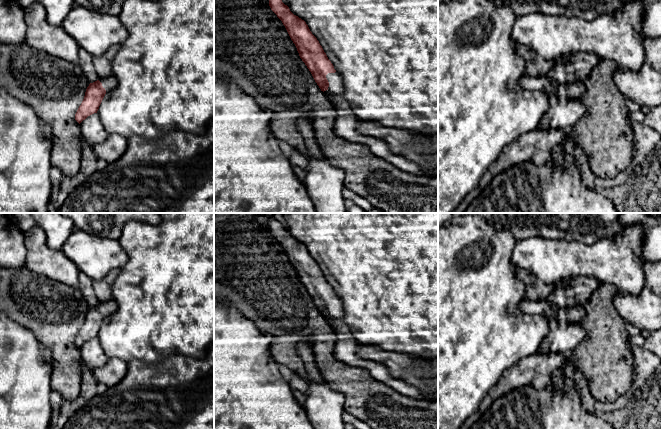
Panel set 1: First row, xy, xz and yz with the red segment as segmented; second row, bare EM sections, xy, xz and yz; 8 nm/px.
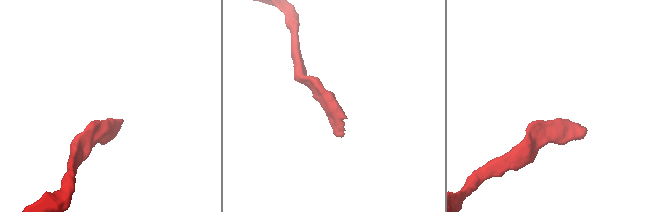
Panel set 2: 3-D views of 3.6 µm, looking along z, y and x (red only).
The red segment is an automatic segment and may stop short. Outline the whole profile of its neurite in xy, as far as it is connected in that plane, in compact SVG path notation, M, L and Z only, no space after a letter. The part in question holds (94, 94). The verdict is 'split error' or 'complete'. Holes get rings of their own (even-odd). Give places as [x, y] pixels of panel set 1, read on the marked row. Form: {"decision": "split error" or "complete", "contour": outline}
{"decision": "split error", "contour": "M113 75L99 78L97 81L90 83L75 114L75 120L80 124L88 116L97 113L105 94L114 89L117 84L118 81Z"}

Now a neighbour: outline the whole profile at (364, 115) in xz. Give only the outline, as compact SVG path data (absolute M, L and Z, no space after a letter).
M287 0L290 11L304 20L317 38L336 72L342 77L345 99L351 104L355 117L361 121L375 121L384 126L407 129L413 132L434 132L438 135L438 0Z

